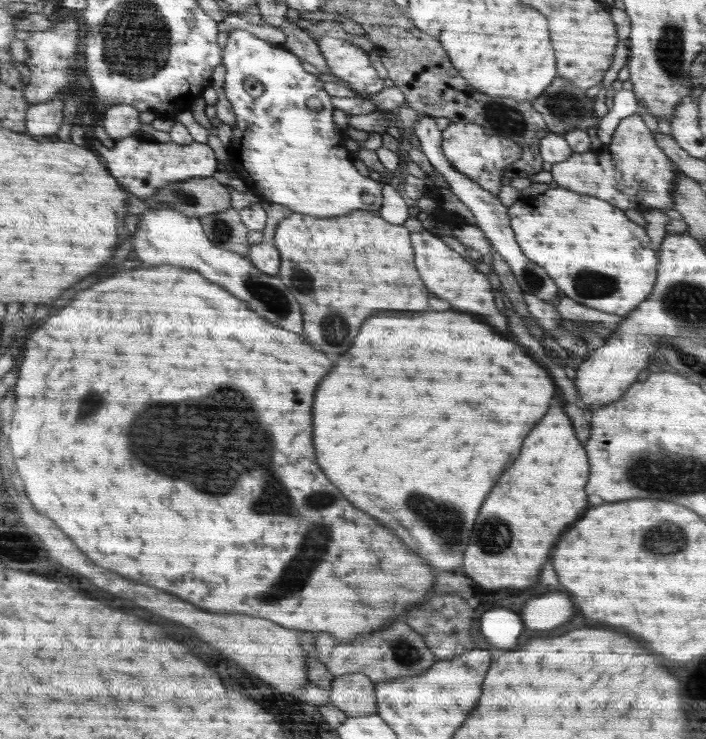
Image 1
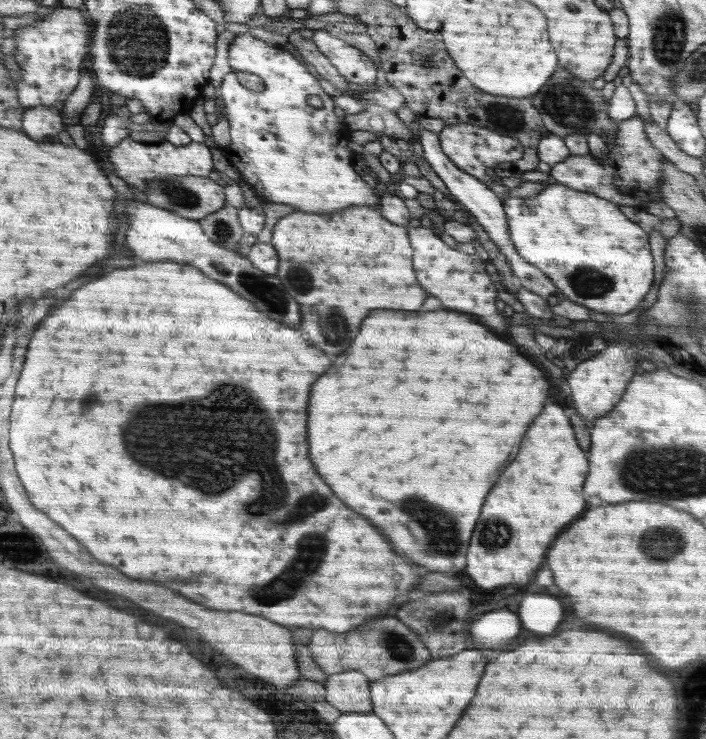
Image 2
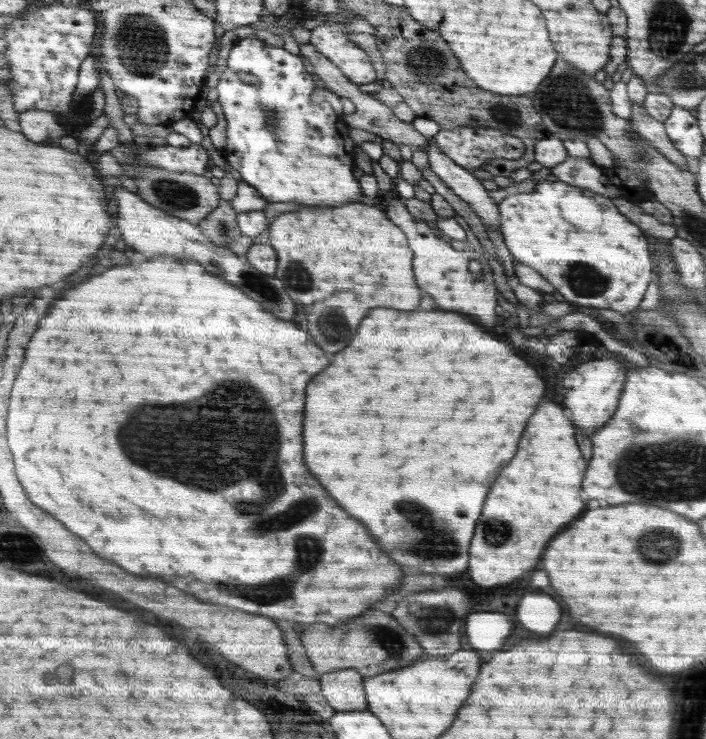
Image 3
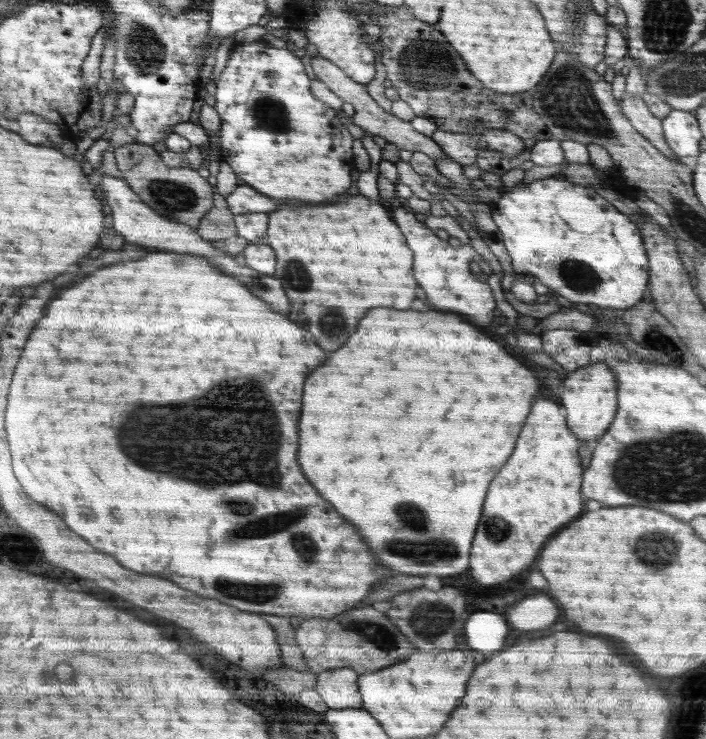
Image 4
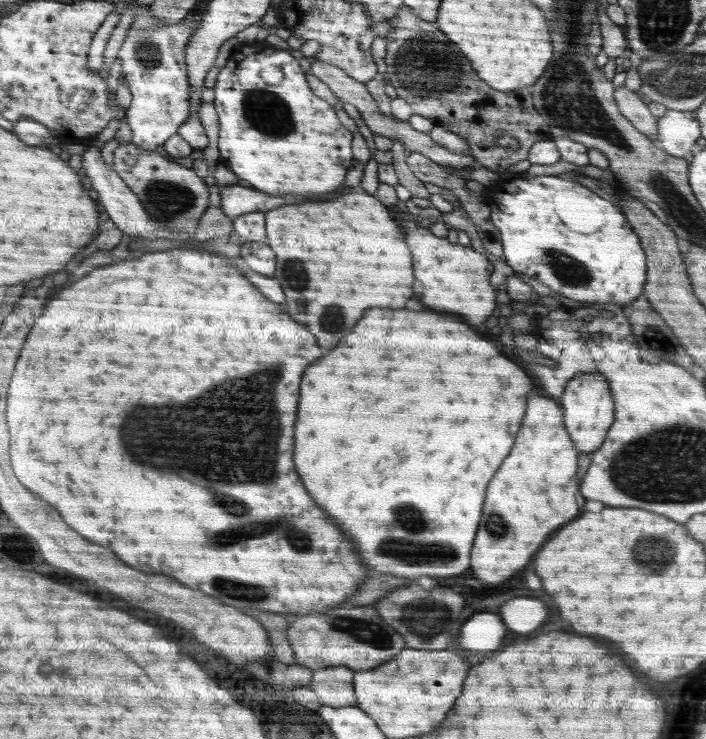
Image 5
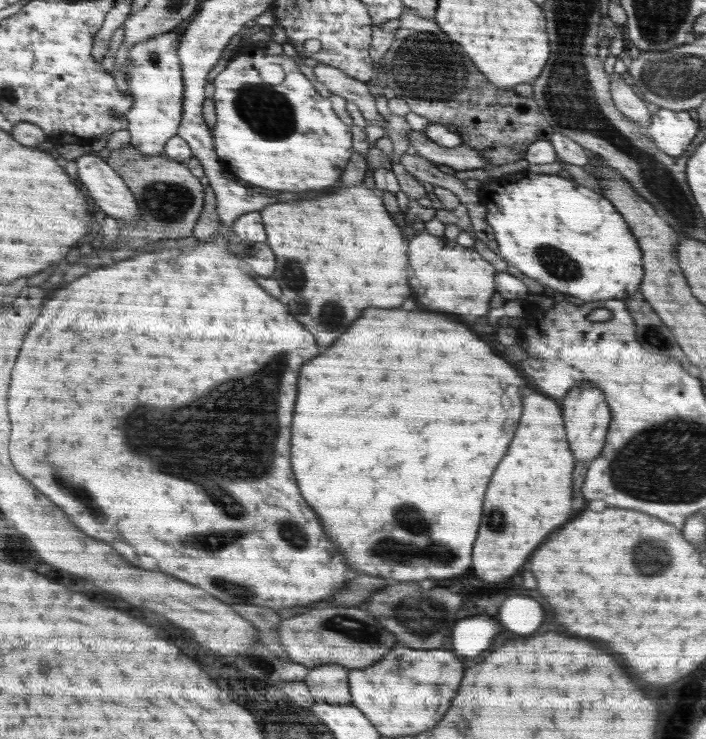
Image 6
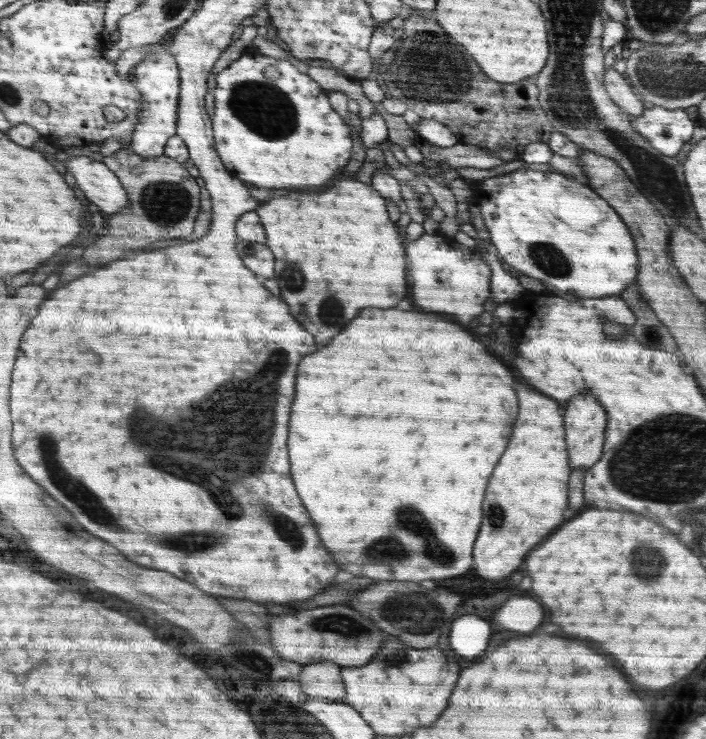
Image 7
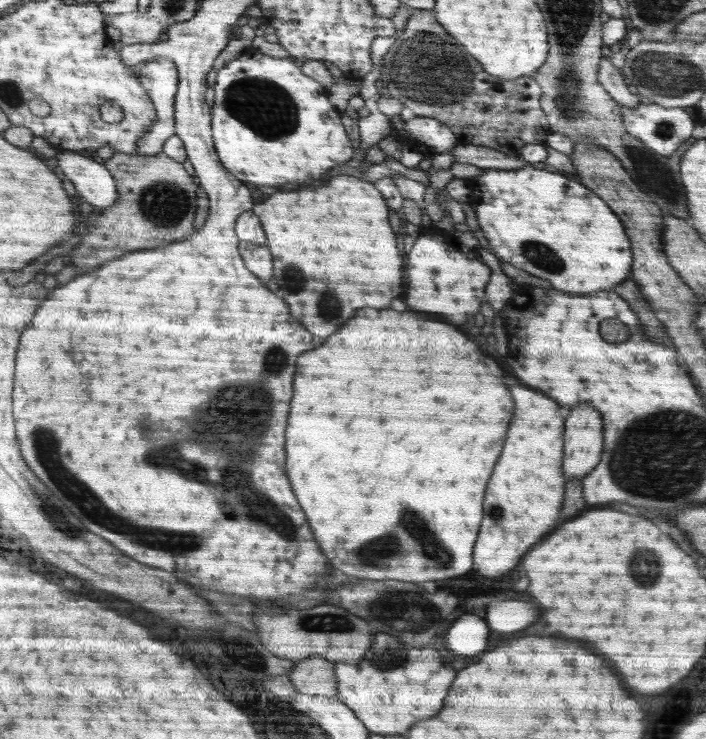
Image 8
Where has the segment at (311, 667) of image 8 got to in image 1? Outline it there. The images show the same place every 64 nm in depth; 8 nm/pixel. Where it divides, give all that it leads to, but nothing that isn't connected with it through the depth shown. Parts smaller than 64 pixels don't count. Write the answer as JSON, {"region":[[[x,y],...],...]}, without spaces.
{"region":[[[365,673],[336,676],[329,690],[330,702],[347,717],[377,714],[375,685]]]}

